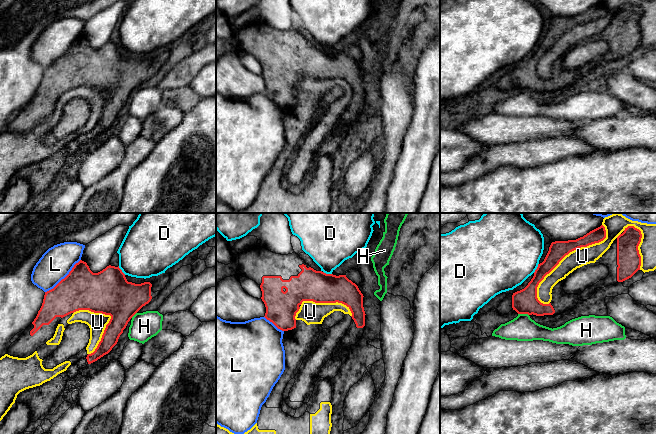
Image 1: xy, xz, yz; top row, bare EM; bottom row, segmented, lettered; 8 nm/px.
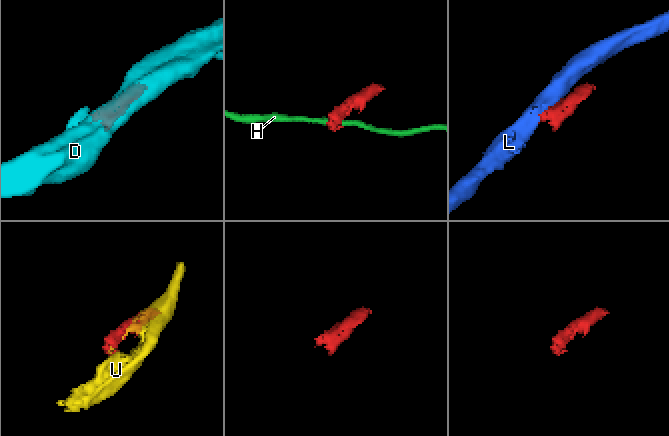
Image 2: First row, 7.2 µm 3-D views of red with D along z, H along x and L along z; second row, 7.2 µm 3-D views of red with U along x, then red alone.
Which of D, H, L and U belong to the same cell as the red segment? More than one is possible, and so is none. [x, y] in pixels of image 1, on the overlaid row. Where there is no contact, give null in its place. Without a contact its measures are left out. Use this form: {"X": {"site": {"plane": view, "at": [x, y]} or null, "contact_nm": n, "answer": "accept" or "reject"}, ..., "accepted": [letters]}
{"D": {"site": {"plane": "yz", "at": [537, 268]}, "contact_nm": 90, "answer": "reject"}, "H": {"site": {"plane": "yz", "at": [523, 313]}, "contact_nm": 90, "answer": "reject"}, "L": {"site": {"plane": "xy", "at": [64, 278]}, "contact_nm": 400, "answer": "reject"}, "U": {"site": {"plane": "yz", "at": [568, 253]}, "contact_nm": 800, "answer": "reject"}, "accepted": []}

